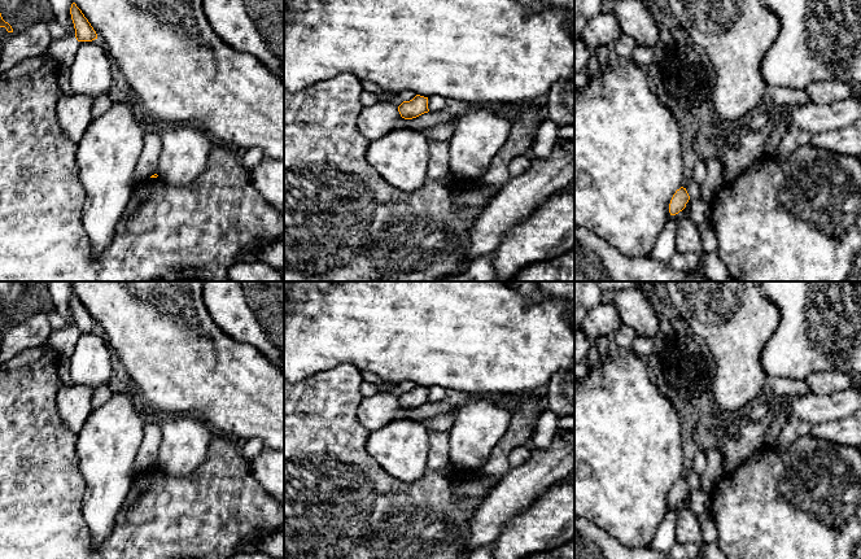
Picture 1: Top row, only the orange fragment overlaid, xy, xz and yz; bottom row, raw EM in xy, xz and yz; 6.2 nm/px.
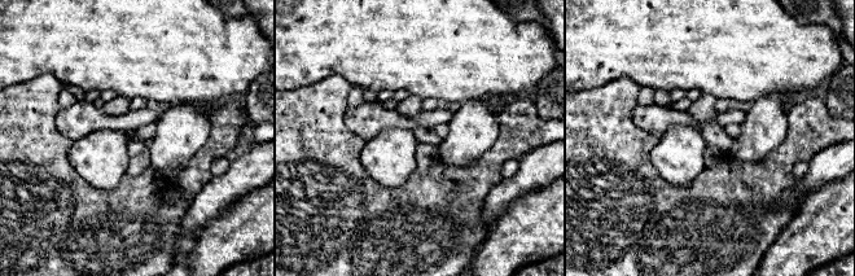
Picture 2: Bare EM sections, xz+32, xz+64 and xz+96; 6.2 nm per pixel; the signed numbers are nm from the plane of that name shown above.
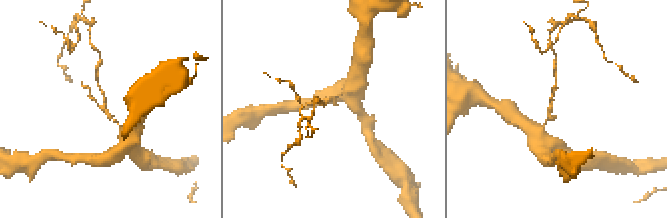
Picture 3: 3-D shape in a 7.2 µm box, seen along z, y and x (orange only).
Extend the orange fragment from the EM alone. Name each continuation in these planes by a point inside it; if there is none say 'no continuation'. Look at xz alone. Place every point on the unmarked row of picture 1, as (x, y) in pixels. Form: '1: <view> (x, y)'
no continuation

